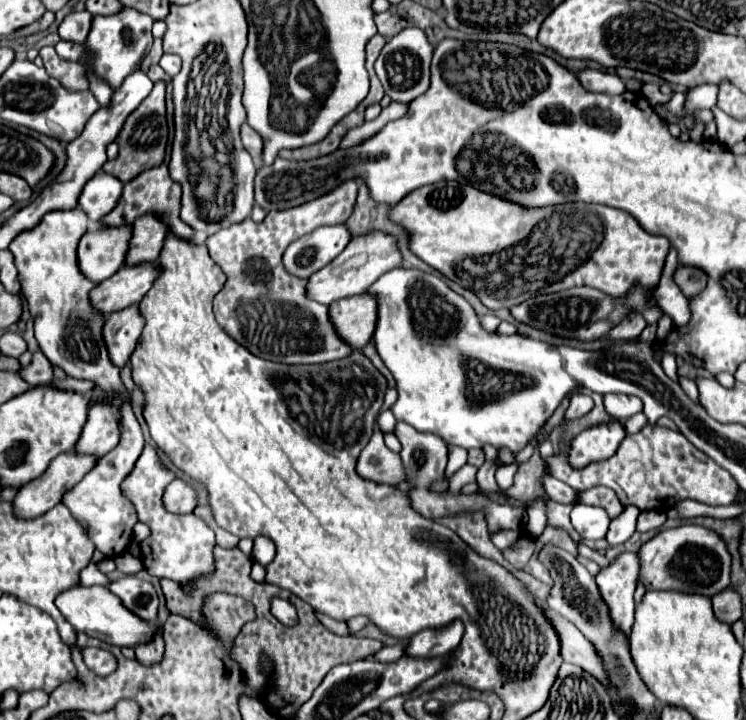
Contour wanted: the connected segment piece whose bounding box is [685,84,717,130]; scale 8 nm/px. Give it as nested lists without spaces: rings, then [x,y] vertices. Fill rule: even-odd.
[[[703,84],[687,92],[685,102],[685,126],[691,130],[695,122],[695,110],[699,108],[713,108],[717,100],[717,84]]]

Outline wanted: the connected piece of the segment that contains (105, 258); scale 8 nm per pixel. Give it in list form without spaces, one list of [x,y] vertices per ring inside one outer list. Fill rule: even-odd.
[[[97,226],[87,230],[79,242],[79,266],[83,274],[99,284],[111,278],[123,264],[133,236],[133,226]]]

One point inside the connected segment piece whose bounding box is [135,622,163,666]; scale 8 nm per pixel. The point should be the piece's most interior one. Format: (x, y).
(150, 652)

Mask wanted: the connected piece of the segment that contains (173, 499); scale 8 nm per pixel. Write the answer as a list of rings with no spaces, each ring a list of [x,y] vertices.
[[[173,480],[165,492],[165,508],[175,514],[189,514],[197,506],[197,492],[183,480]]]

